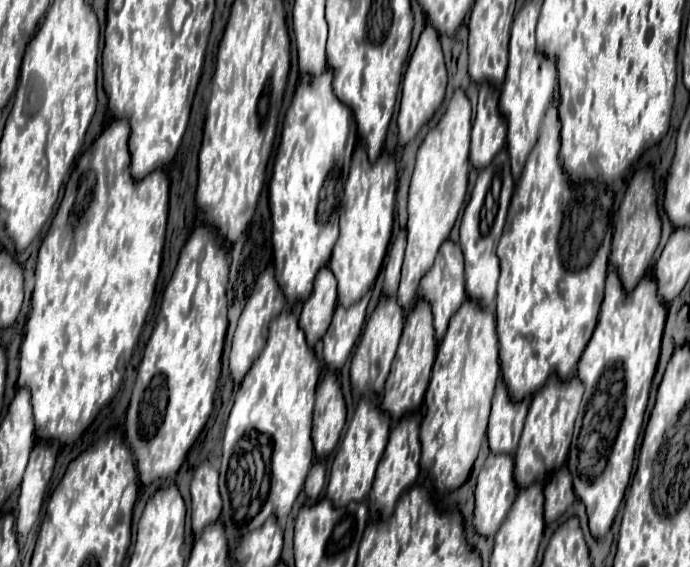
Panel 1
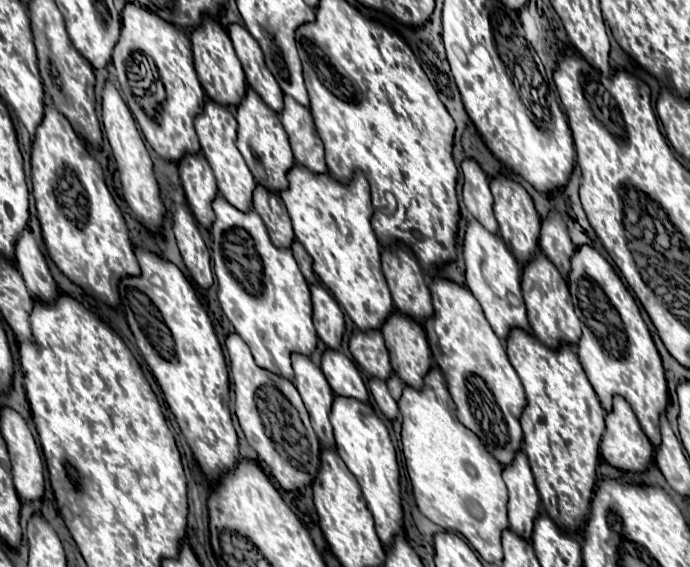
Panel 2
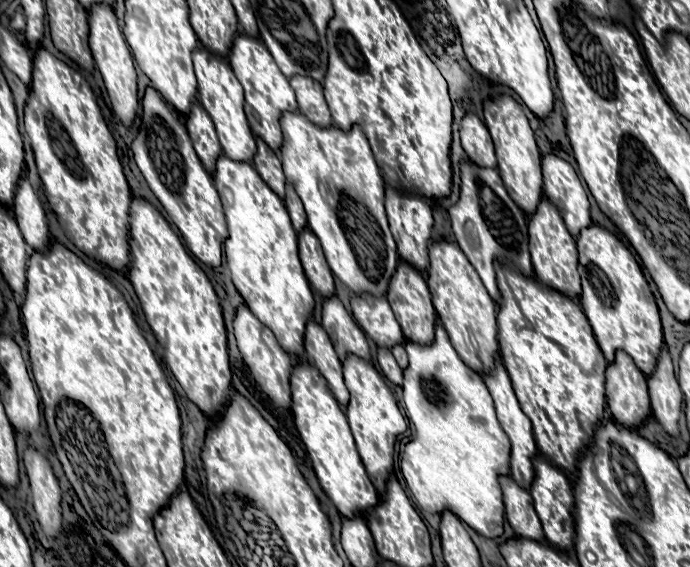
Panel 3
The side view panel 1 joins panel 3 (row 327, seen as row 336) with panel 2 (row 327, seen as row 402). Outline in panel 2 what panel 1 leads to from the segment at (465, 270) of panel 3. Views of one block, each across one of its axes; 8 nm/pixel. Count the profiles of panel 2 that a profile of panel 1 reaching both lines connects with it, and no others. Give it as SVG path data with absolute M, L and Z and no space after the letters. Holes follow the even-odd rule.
M436 280L430 286L430 292L434 316L426 320L424 328L434 362L440 366L448 382L458 420L462 420L462 424L466 424L466 428L470 428L482 440L482 444L486 444L486 450L502 466L508 466L514 460L514 454L522 448L520 418L526 406L522 382L510 366L502 342L486 322L478 300L466 288L448 280Z

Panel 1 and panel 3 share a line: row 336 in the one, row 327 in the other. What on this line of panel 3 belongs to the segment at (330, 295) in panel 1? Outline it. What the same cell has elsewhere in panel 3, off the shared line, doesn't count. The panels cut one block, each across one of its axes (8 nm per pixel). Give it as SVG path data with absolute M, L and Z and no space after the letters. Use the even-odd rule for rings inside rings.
M308 322L306 324L306 338L304 338L304 346L306 346L306 358L308 362L320 370L320 374L326 378L330 392L334 394L334 398L338 400L338 404L342 408L346 408L348 404L348 390L344 386L342 380L342 364L334 352L334 346L330 342L330 338L326 336L324 328L316 322Z

